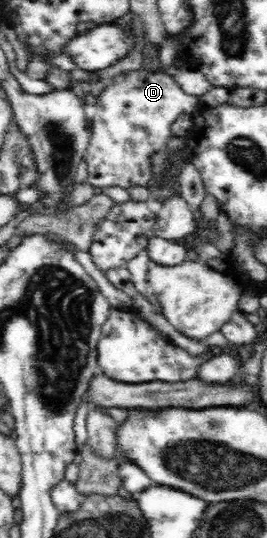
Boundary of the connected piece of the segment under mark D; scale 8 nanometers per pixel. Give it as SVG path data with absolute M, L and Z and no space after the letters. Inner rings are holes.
M142 68L130 72L126 82L112 82L98 98L98 112L92 112L91 137L84 156L88 180L93 187L147 186L152 180L151 155L167 146L171 138L170 126L180 114L201 108L198 96L186 94L169 72L146 71Z

